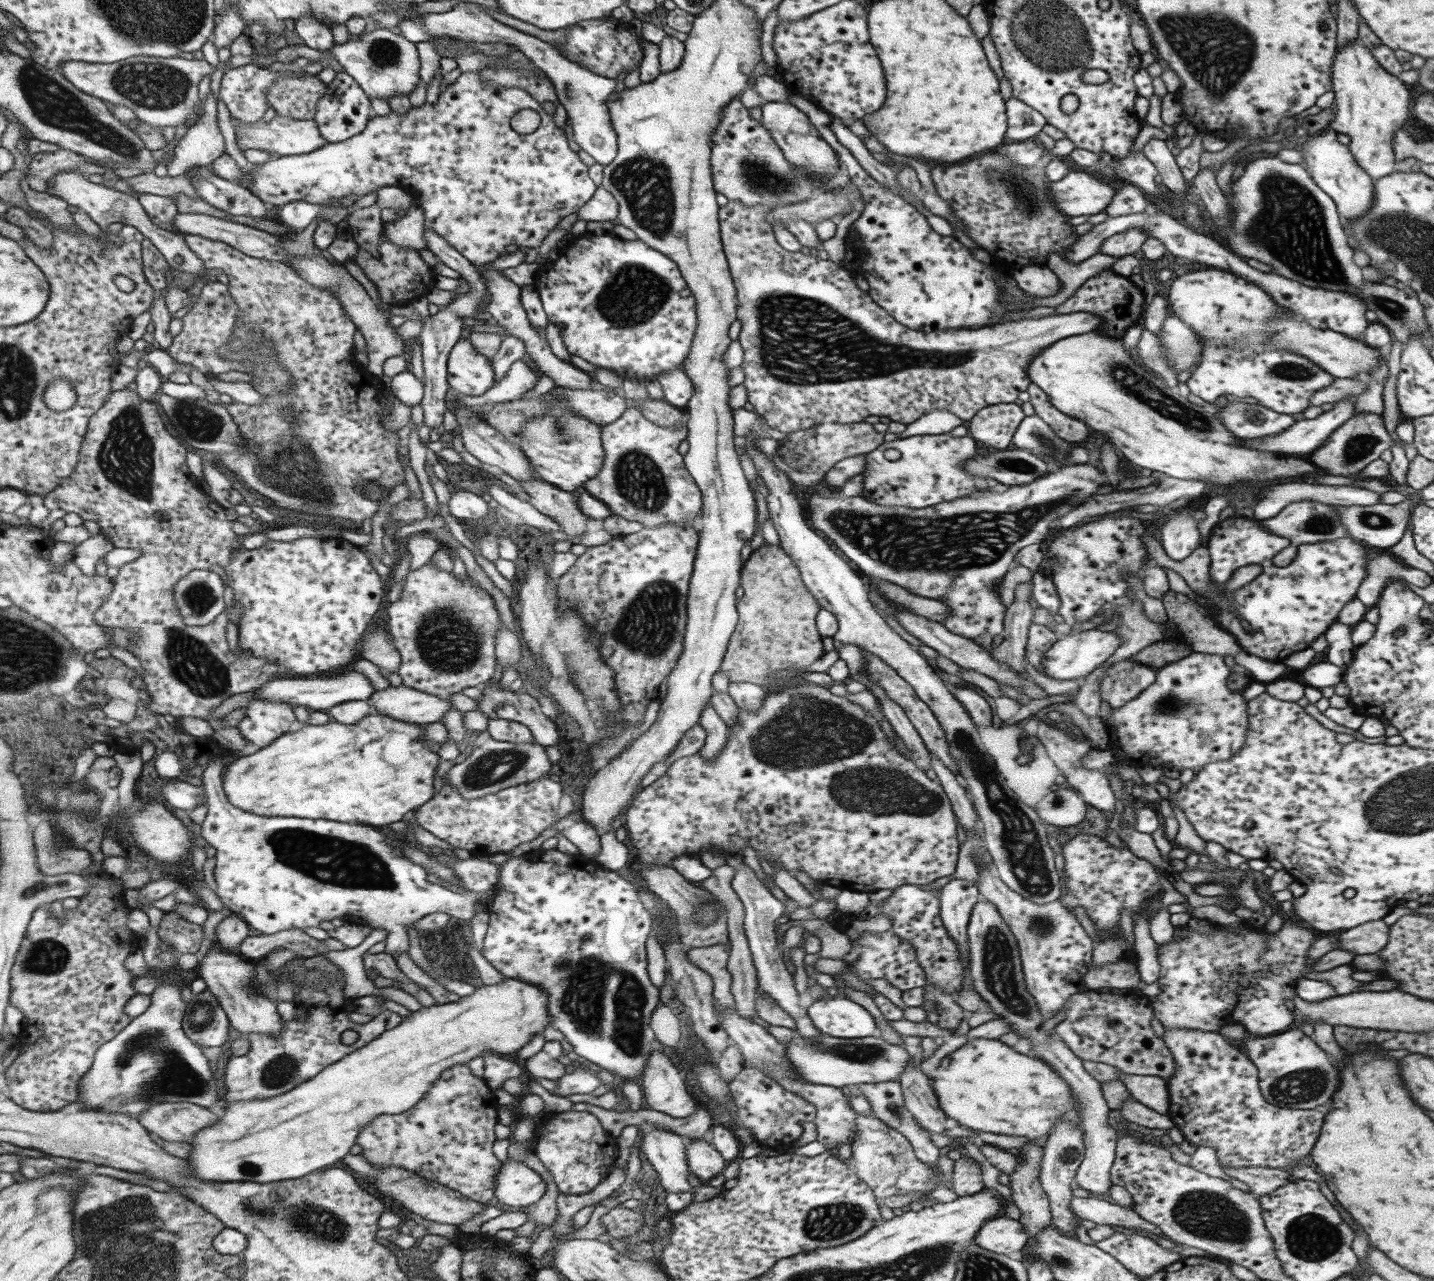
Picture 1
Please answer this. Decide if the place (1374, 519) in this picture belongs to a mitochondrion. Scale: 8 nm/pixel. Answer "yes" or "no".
yes

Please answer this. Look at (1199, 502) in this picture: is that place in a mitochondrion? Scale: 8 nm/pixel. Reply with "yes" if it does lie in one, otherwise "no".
no

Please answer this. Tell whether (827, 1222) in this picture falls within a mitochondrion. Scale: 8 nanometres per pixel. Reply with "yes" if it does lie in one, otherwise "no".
yes

